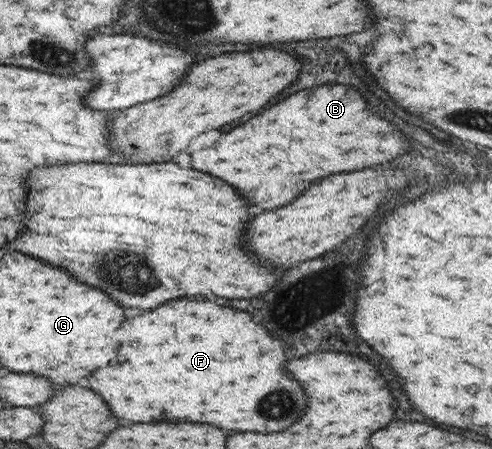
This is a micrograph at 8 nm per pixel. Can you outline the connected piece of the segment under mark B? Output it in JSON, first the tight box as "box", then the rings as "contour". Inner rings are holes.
{"box":[191,84,411,208],"contour":[[[335,84],[331,88],[317,86],[291,94],[281,102],[273,104],[269,110],[249,118],[243,126],[223,132],[213,148],[191,154],[191,168],[225,180],[253,206],[279,208],[281,204],[289,204],[299,194],[299,188],[303,192],[309,184],[315,182],[315,178],[329,176],[331,172],[339,174],[361,170],[371,164],[391,160],[395,156],[405,154],[409,146],[411,140],[405,138],[393,124],[379,118],[375,110],[367,106],[361,92],[351,86],[345,88],[341,84]]]}

